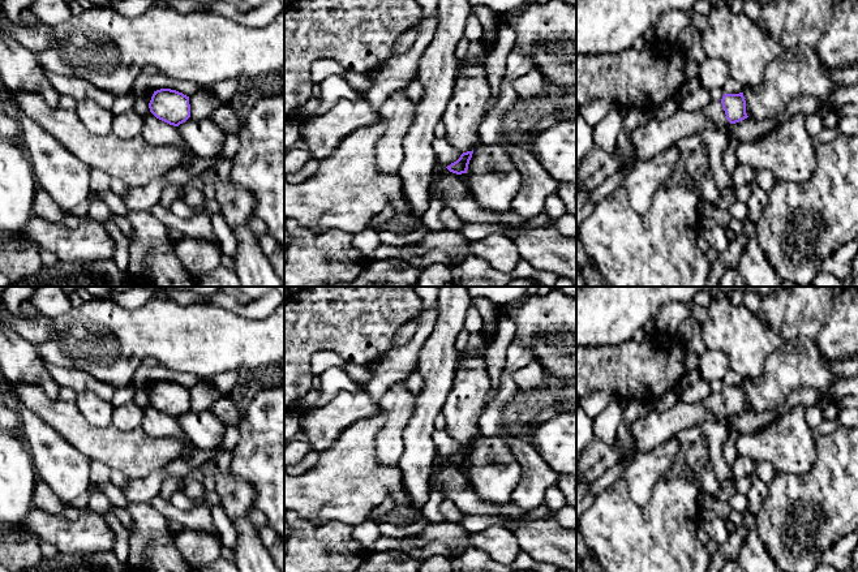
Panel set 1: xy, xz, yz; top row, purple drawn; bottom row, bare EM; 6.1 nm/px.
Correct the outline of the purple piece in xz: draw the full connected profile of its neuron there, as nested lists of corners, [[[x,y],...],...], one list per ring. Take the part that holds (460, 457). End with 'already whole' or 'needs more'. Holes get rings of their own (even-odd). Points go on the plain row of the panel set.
[[[482,330],[484,344],[476,356],[462,356],[454,375],[454,387],[442,408],[447,434],[460,442],[460,450],[446,460],[456,466],[467,465],[473,442],[481,436],[477,418],[490,391],[485,352],[497,330]]]; needs more

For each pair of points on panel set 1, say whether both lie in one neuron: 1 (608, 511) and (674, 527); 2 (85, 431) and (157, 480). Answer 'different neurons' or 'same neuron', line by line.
1: same neuron
2: different neurons

